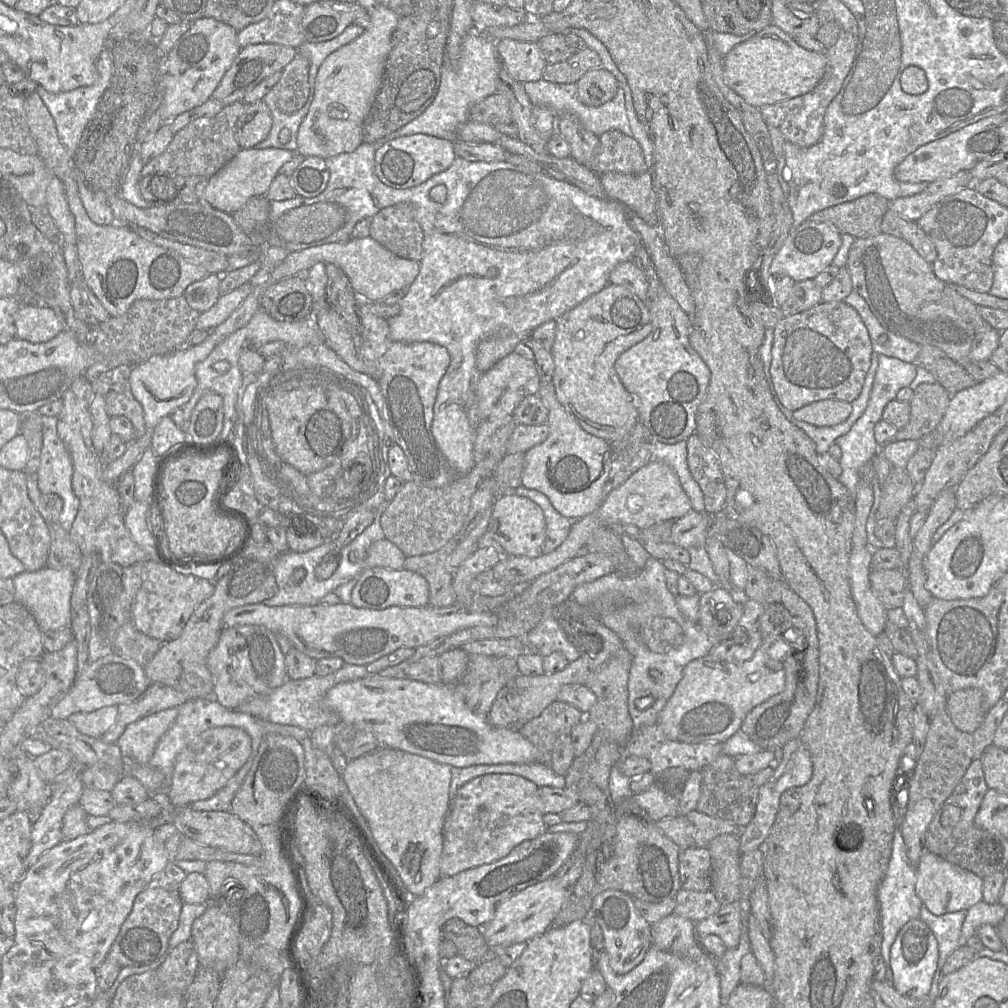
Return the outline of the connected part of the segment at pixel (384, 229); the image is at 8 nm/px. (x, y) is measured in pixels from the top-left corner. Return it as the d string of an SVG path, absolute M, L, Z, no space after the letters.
M410 204L381 209L370 219L370 237L395 255L420 262L423 231Z

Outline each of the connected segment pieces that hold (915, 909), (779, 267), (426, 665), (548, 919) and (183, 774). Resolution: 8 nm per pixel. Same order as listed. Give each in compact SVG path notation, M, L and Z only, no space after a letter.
M898 828L895 829L892 840L892 853L886 874L877 888L877 900L880 912L882 928L882 943L880 956L885 963L885 978L892 983L893 972L890 967L890 949L900 929L910 920L920 918L922 901L916 893L917 881L916 868L911 864L907 856L907 849Z
M804 221L787 236L783 246L771 262L770 273L786 274L794 282L814 279L828 265L832 264L841 245L841 236L842 234L836 228L827 223Z
M438 656L424 657L413 663L403 661L395 666L381 670L378 675L387 678L416 680L424 683L442 683Z
M553 877L518 892L500 903L492 919L482 926L482 934L488 947L526 943L545 933L568 900L568 888L560 886Z
M223 726L201 732L176 757L166 788L168 803L182 807L211 797L237 773L250 753L251 739L241 728Z

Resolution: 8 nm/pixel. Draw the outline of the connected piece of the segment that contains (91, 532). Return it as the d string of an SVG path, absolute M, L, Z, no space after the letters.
M83 374L76 377L61 398L63 407L57 415L57 433L71 457L72 489L80 501L78 513L69 530L70 537L82 555L98 552L101 562L129 566L152 560L149 553L132 539L125 525L116 484L107 483L102 477L104 463L93 447L93 422L89 412L94 393L91 382Z

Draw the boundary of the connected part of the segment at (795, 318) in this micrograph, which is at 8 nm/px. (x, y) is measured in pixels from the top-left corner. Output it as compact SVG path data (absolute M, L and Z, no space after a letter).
M821 301L805 311L784 316L773 328L773 335L770 375L776 395L787 409L795 411L825 399L851 403L859 396L871 364L873 349L868 330L853 307L844 301Z

